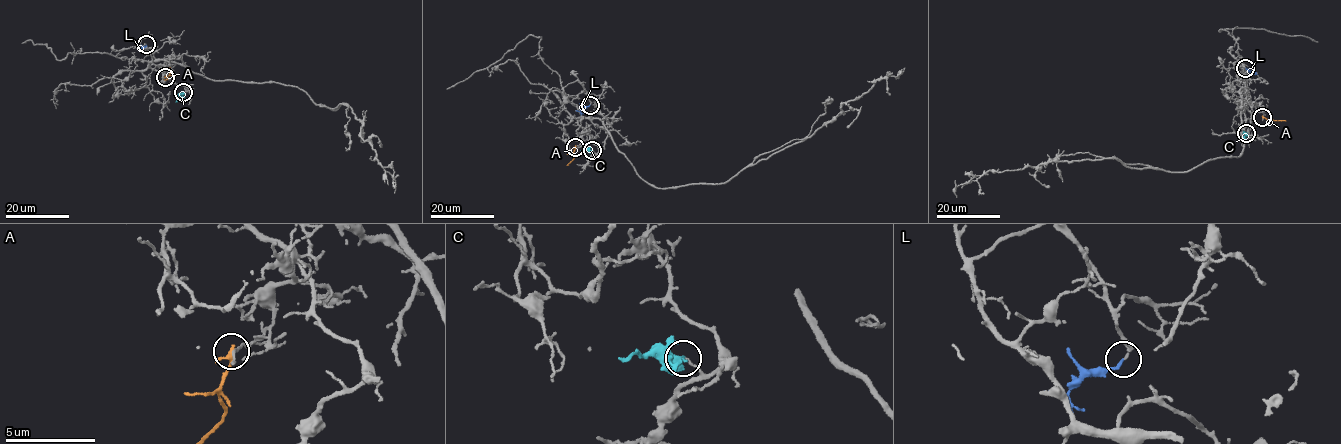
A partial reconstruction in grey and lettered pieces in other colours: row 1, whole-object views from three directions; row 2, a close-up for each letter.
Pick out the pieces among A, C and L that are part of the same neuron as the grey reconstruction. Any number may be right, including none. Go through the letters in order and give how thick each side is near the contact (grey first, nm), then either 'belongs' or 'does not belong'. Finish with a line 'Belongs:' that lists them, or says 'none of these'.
A: 170 nm thick on the grey side, 240 nm on the other; does not belong
C: 120 nm thick on the grey side, 500 nm on the other; does not belong
L: 170 nm thick on the grey side, 140 nm on the other; belongs
Belongs: L

